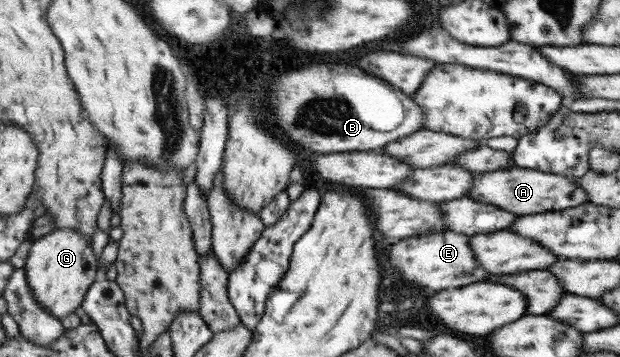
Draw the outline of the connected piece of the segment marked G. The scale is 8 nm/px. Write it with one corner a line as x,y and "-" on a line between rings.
59,228
34,241
24,269
36,301
60,320
81,313
86,294
98,274
97,264
90,238
76,230

